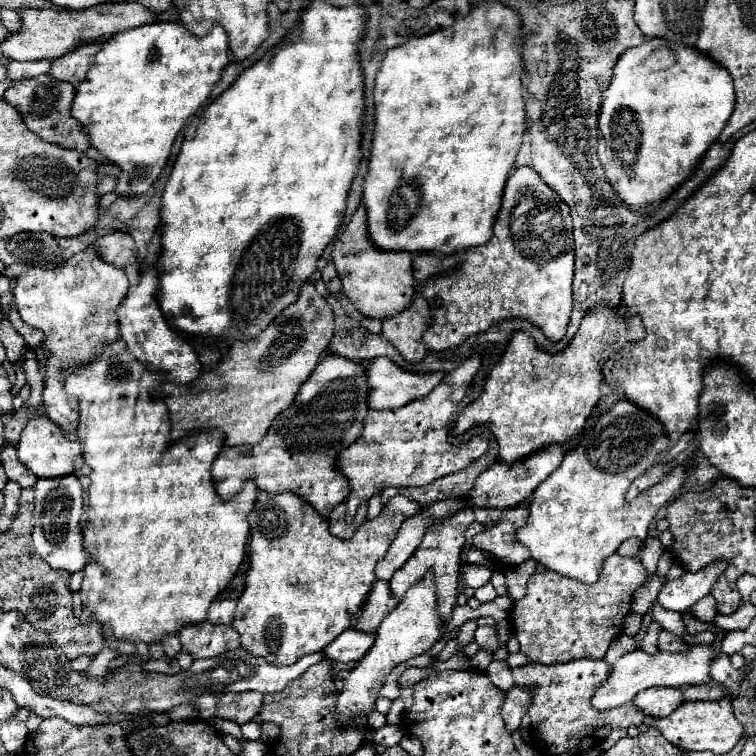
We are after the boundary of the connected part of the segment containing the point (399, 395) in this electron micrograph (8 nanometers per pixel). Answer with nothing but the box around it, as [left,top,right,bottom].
[366,359,446,409]

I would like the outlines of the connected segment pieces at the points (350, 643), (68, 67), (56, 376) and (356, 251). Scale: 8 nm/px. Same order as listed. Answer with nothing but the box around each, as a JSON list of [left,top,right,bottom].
[[324,629,374,663],[50,43,100,83],[4,247,130,431],[332,205,420,319]]

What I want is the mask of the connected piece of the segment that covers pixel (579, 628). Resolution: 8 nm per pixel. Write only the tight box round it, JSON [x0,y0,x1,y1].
[510,555,648,663]

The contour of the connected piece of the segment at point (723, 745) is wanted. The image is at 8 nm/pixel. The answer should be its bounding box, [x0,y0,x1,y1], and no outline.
[644,697,744,755]

